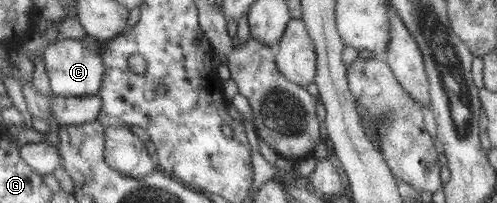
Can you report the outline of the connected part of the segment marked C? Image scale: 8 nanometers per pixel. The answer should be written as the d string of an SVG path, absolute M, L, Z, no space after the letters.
M59 39L44 53L48 73L52 80L52 93L55 96L85 97L98 95L103 90L107 65L102 53L91 51L83 40Z

